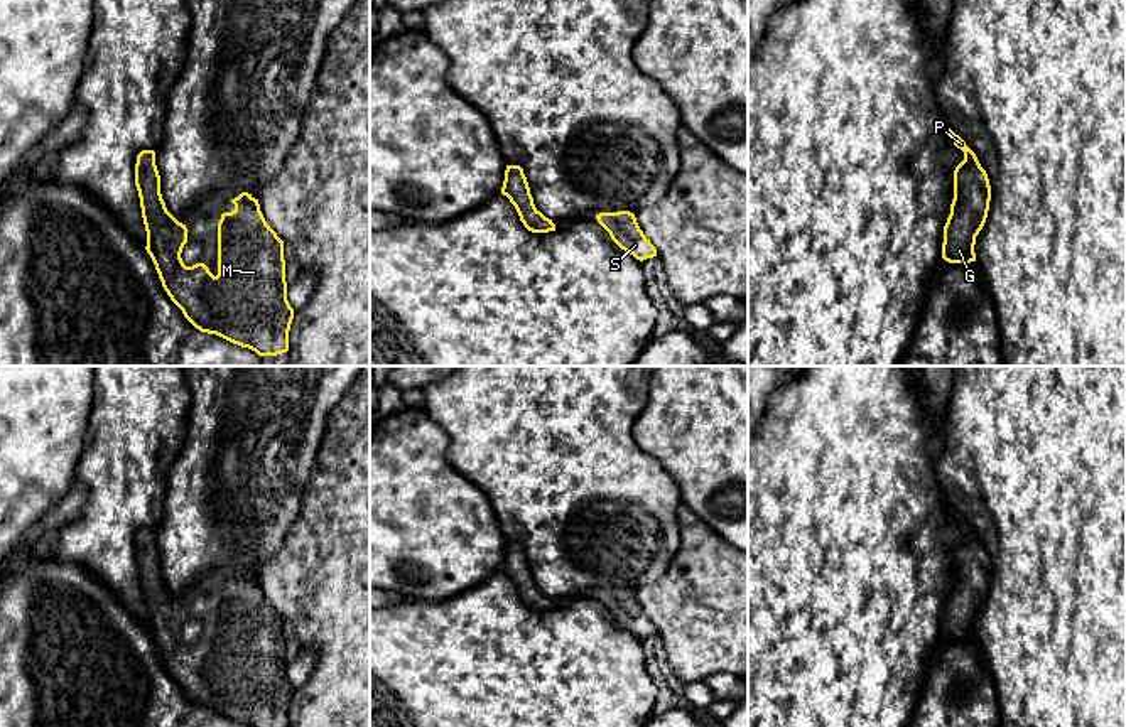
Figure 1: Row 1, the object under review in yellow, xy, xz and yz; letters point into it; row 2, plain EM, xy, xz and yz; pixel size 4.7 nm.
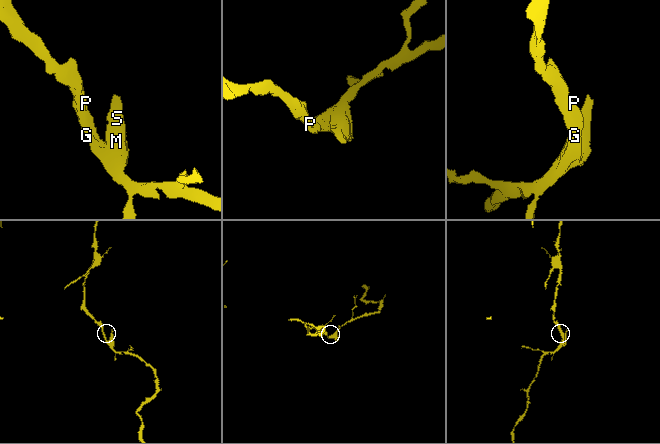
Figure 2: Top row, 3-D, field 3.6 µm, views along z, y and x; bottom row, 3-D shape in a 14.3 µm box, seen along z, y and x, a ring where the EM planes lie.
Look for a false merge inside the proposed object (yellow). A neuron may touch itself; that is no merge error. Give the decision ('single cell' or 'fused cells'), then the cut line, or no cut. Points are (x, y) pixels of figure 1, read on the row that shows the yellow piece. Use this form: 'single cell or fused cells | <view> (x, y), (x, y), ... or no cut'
single cell | no cut

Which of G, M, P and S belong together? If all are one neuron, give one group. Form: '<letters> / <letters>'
G M P S

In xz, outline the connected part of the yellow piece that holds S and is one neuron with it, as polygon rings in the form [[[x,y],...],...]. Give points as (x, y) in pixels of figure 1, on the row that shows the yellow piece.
[[[599,213],[596,219],[609,233],[611,240],[636,260],[643,261],[657,256],[655,246],[640,229],[633,213]]]

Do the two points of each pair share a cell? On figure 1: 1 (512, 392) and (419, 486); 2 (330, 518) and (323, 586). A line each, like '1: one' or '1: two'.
1: two
2: one

